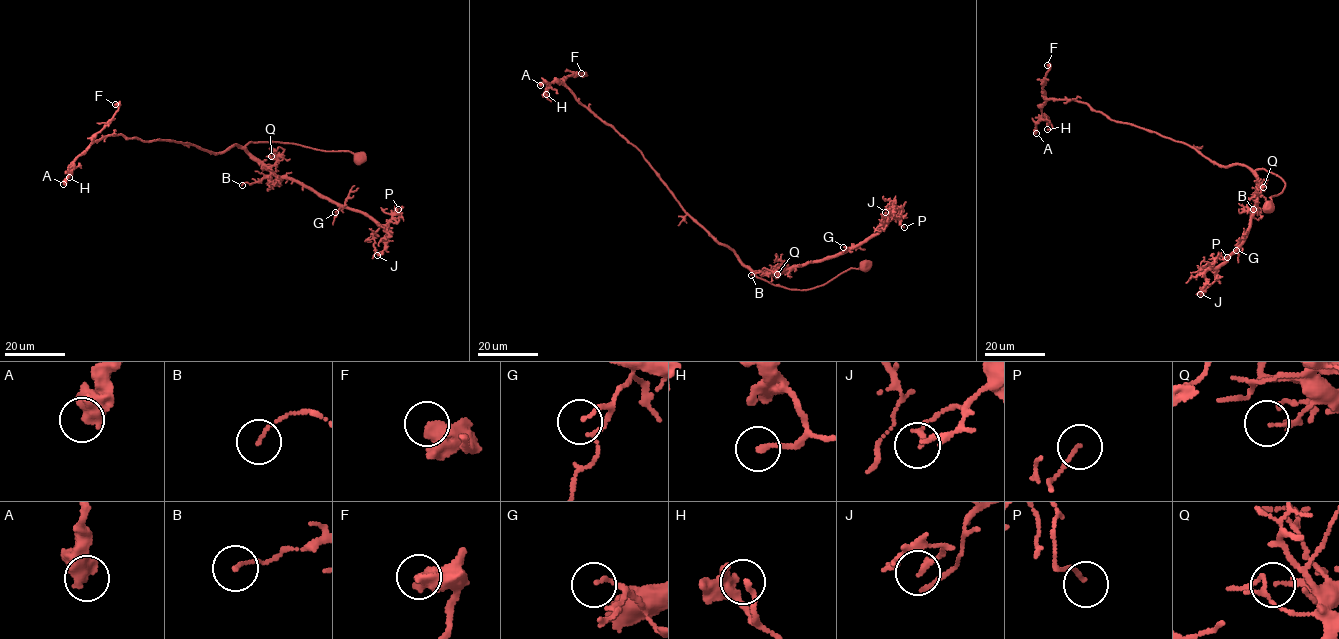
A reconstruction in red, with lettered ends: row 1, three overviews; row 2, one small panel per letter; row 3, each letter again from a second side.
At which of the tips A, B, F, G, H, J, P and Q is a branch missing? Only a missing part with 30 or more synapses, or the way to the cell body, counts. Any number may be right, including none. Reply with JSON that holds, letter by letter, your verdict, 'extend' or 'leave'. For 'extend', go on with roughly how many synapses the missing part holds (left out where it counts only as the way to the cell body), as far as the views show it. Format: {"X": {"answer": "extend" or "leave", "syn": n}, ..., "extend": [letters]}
{"A": {"answer": "leave"}, "B": {"answer": "leave"}, "F": {"answer": "leave"}, "G": {"answer": "leave"}, "H": {"answer": "leave"}, "J": {"answer": "leave"}, "P": {"answer": "leave"}, "Q": {"answer": "leave"}, "extend": []}

